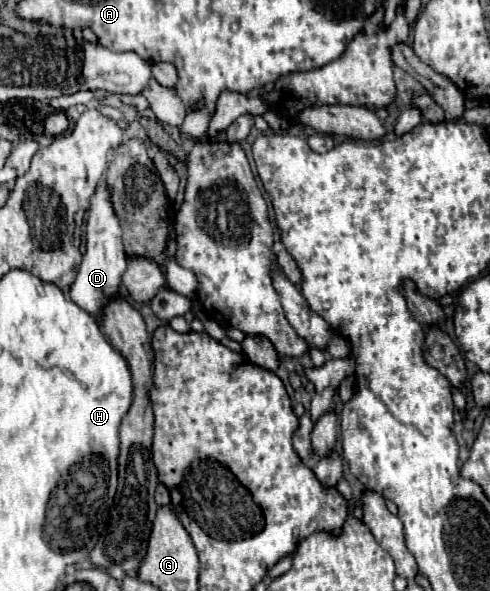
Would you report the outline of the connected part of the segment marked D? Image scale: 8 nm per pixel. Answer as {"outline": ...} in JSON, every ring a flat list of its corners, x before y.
{"outline":[[98,186,90,198,88,222,86,222,86,252,82,254,82,262,76,268,76,280,70,286,70,300,74,300,80,308,90,312,92,316,100,316,104,302,116,292,120,292,120,278,126,270,126,252,122,246,122,226,120,218,114,212,114,204,110,198,110,188]]}

